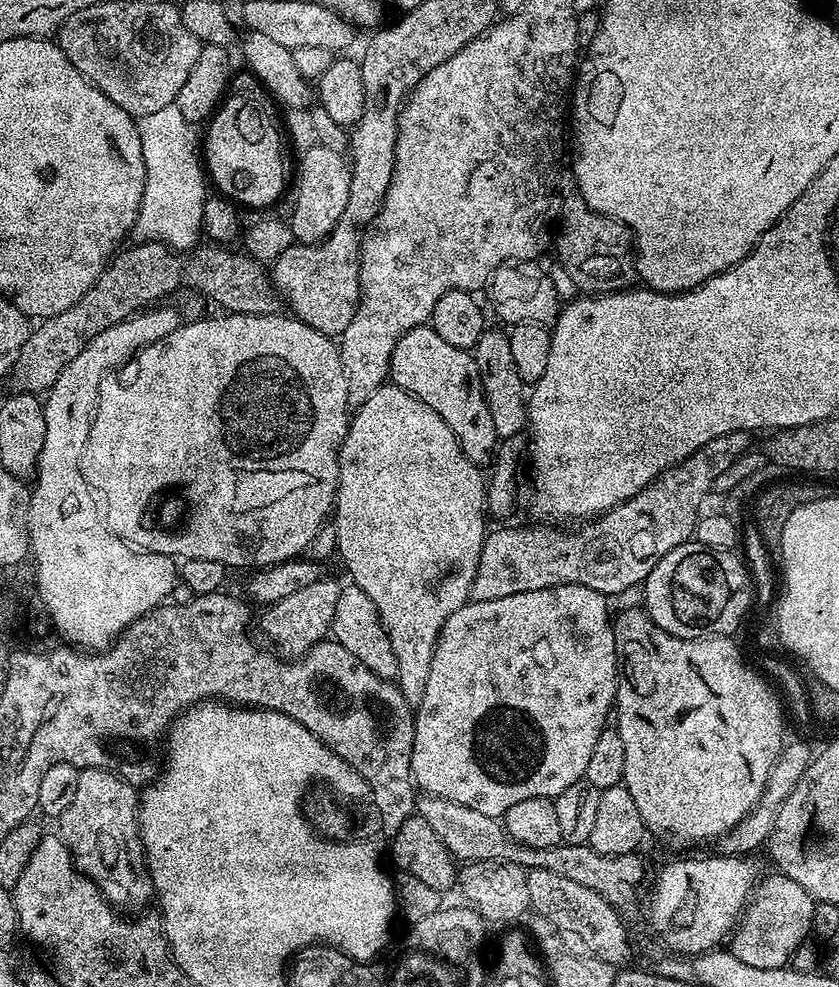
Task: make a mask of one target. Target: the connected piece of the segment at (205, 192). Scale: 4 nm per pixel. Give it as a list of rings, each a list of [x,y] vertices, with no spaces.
[[[176,103],[170,106],[162,106],[162,110],[156,111],[155,114],[146,114],[145,116],[139,117],[138,127],[140,130],[140,163],[146,170],[146,182],[142,185],[142,191],[140,193],[140,209],[136,217],[134,217],[135,235],[140,235],[137,237],[139,237],[141,241],[149,244],[165,244],[167,248],[173,250],[191,250],[197,247],[199,240],[196,239],[201,239],[202,229],[204,227],[204,223],[202,222],[202,210],[210,195],[210,188],[206,183],[206,168],[202,163],[202,148],[198,143],[198,136],[196,140],[197,129],[186,118],[182,118],[182,110],[178,110]]]

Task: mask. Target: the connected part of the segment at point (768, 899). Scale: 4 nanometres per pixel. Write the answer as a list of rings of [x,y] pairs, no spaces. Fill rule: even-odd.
[[[783,874],[775,875],[765,875],[757,883],[736,927],[730,933],[730,951],[734,958],[749,966],[758,966],[761,970],[783,968],[791,961],[797,946],[809,939],[817,903],[811,894],[798,886],[798,882]]]

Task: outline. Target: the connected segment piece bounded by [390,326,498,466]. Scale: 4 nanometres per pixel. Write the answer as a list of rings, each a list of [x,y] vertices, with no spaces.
[[[421,326],[407,332],[394,346],[391,383],[397,384],[402,390],[412,393],[450,430],[454,430],[454,438],[458,438],[458,446],[477,466],[493,459],[498,448],[498,437],[494,430],[494,422],[490,422],[490,410],[486,406],[484,391],[480,385],[480,375],[476,369],[476,361],[471,351],[450,346],[450,342],[438,338],[431,326]]]

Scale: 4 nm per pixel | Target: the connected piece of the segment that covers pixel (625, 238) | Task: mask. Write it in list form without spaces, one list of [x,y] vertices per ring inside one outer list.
[[[579,194],[565,195],[560,201],[560,215],[558,227],[554,232],[554,252],[558,264],[570,274],[571,281],[584,294],[599,294],[602,292],[622,292],[637,283],[638,264],[634,259],[634,244],[630,239],[629,229],[625,228],[619,220],[613,220],[611,216],[604,216],[594,211]]]

